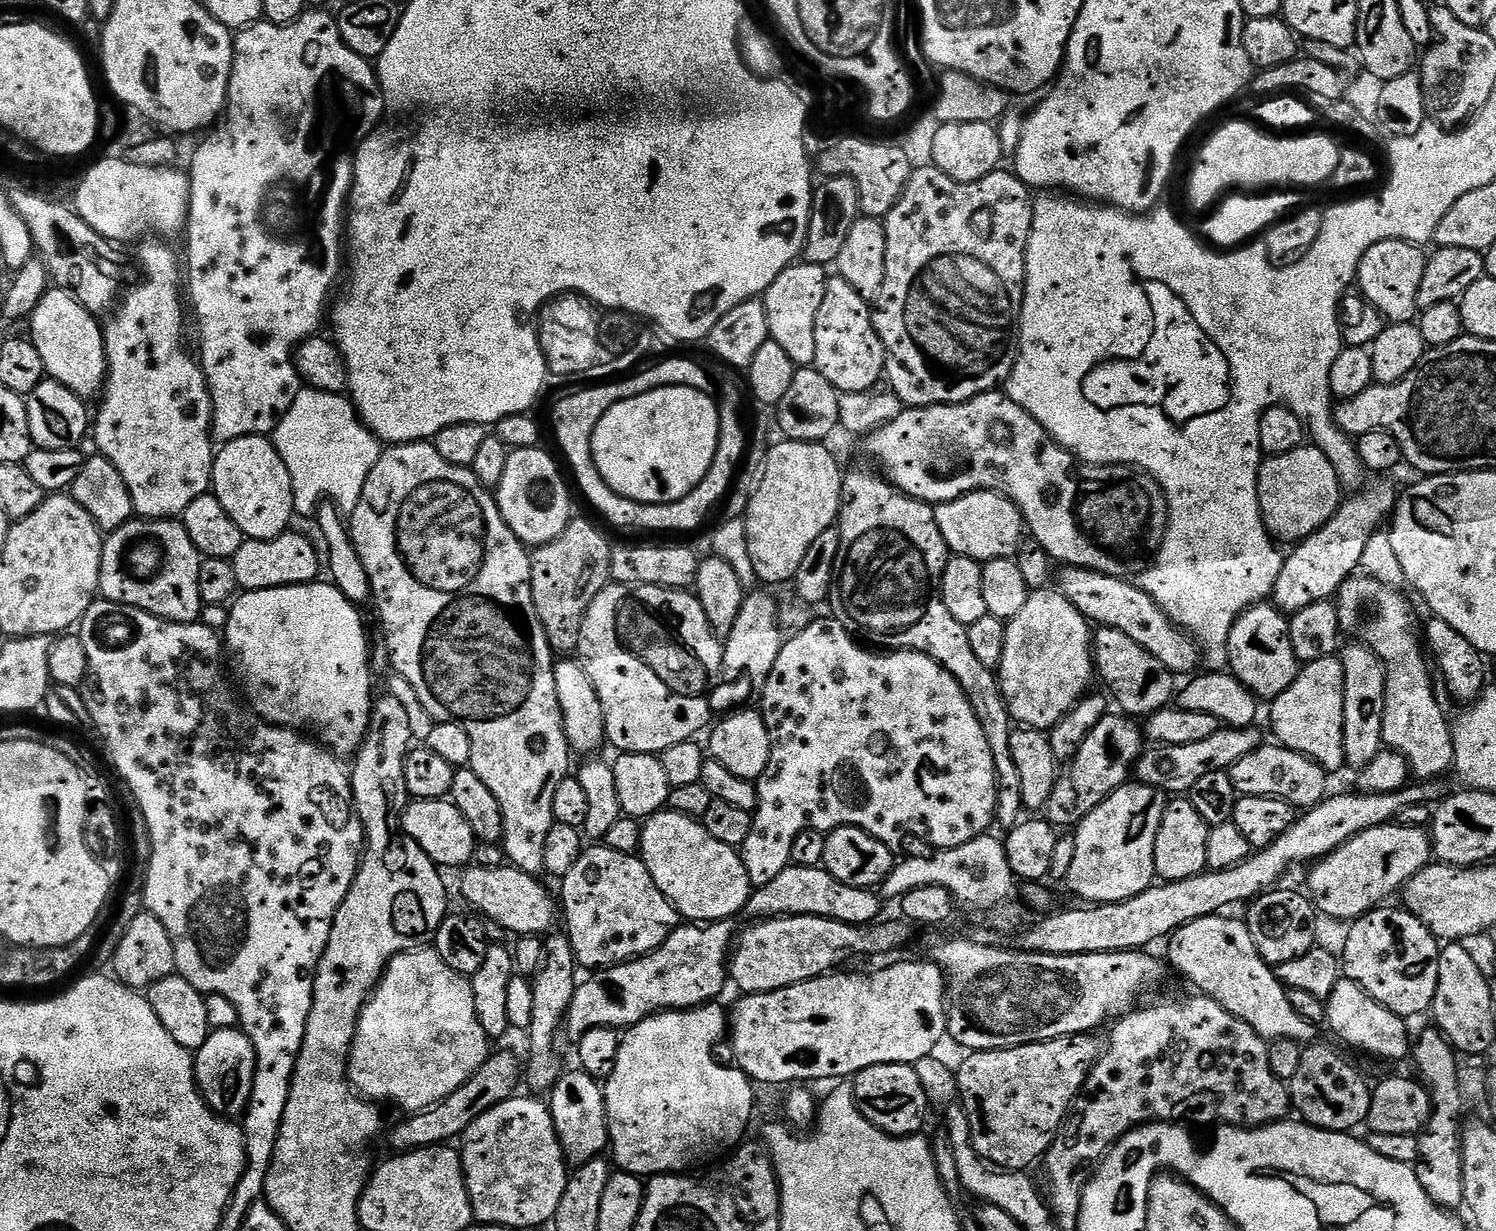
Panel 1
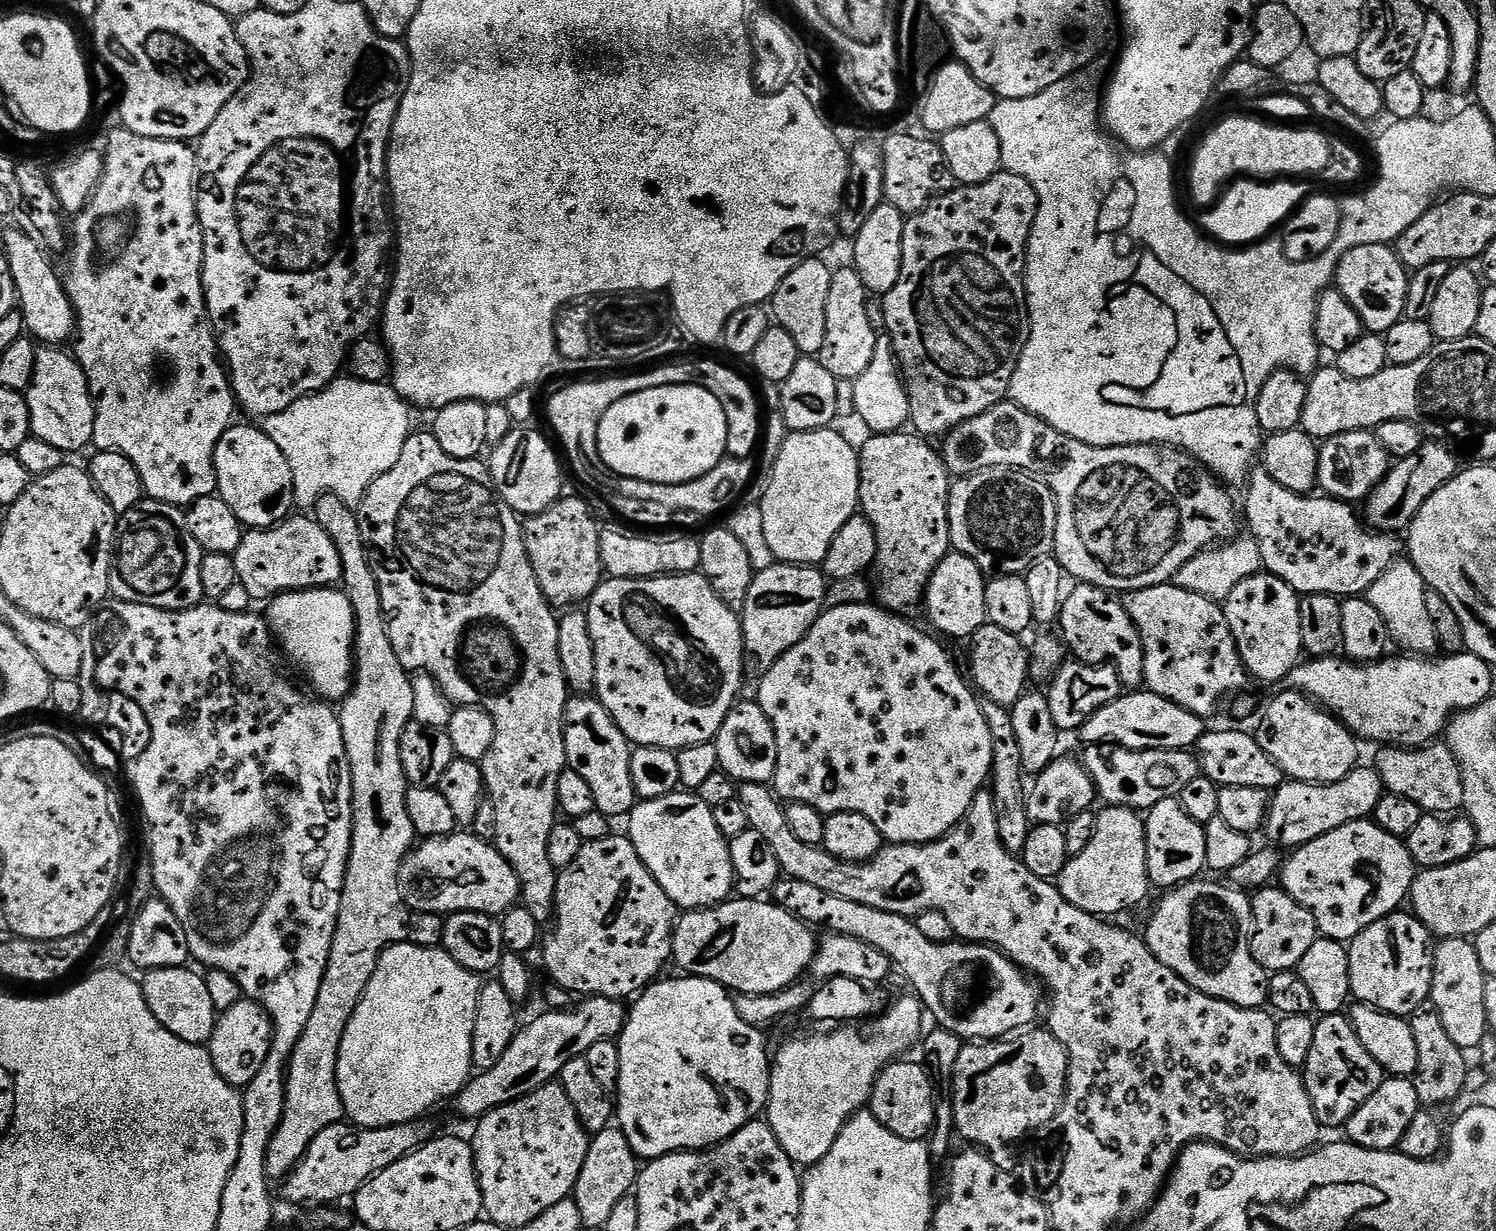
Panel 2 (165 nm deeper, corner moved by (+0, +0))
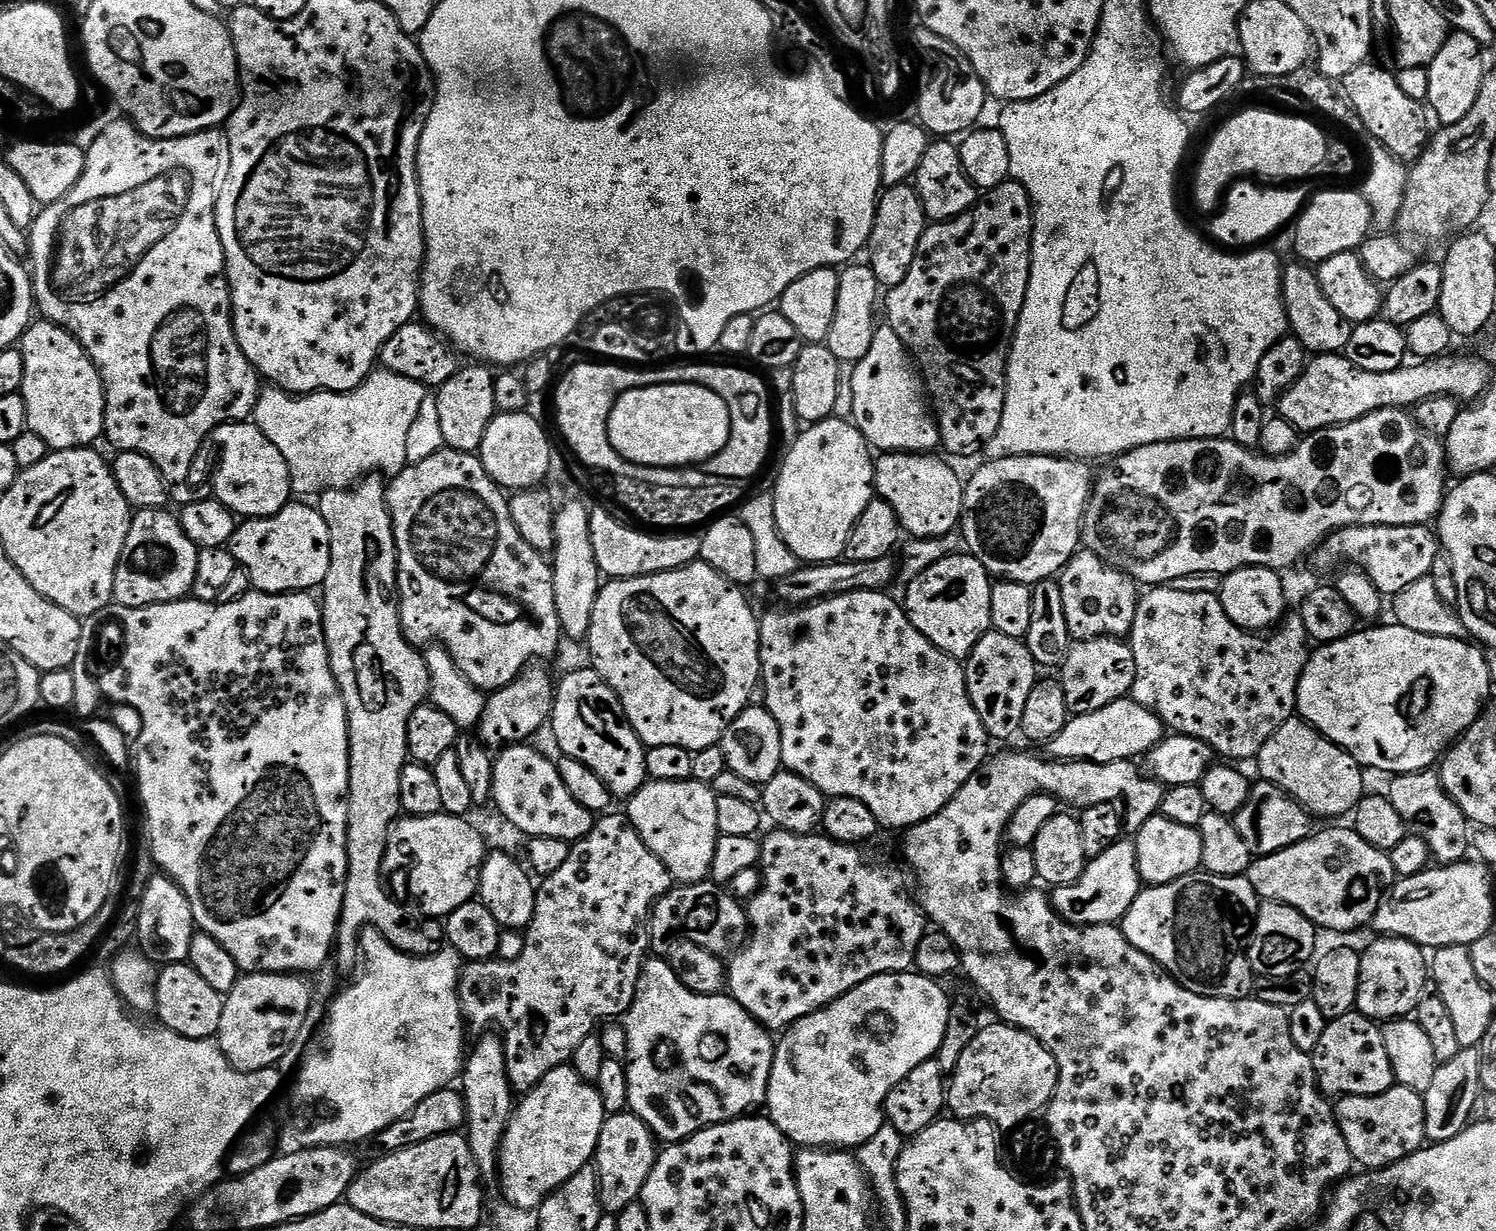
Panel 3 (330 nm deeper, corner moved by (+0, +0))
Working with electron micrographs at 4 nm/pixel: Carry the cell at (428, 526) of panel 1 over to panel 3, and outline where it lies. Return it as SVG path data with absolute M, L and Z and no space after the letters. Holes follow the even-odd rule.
M447 446L441 447L441 452L428 456L425 460L409 463L397 476L391 477L386 484L388 497L388 513L392 519L394 542L396 543L396 587L398 589L398 607L400 609L400 629L404 638L413 646L443 646L456 663L456 668L462 672L474 687L485 694L497 692L499 688L506 687L510 682L518 679L533 662L544 662L547 656L556 652L556 647L562 641L558 610L554 606L554 578L552 577L551 563L546 559L545 553L534 550L522 538L522 534L514 526L508 509L509 497L488 476L484 463L479 455L466 452L456 452Z

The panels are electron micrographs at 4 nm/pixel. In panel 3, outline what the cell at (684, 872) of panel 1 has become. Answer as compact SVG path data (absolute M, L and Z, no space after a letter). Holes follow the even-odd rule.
M652 780L645 782L627 801L628 812L626 818L634 826L634 830L646 842L646 846L666 866L673 881L677 885L703 884L709 879L716 841L721 834L718 830L718 806L716 805L716 793L711 787L697 780L683 780L682 782L662 782Z

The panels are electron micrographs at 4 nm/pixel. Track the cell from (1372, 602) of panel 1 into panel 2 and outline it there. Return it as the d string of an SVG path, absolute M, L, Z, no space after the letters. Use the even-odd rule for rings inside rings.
M1431 742L1417 748L1384 746L1379 750L1374 767L1391 795L1410 798L1424 814L1456 814L1463 809L1460 764L1447 743Z

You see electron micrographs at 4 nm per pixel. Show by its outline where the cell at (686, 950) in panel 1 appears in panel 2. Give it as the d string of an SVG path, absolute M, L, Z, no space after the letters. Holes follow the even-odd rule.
M590 996L579 1001L581 1004L577 1008L568 1008L565 1012L544 1012L541 1016L536 1016L528 1025L521 1027L517 1031L515 1038L506 1046L506 1054L498 1058L495 1066L490 1066L490 1070L473 1075L465 1084L462 1091L457 1092L454 1097L454 1105L471 1122L479 1121L480 1117L486 1115L490 1110L498 1106L506 1106L542 1086L553 1083L559 1077L562 1066L566 1062L578 1060L584 1057L586 1050L594 1046L594 1042L606 1042L616 1040L620 1032L624 1029L626 1019L626 1008L621 1001L602 998L601 996Z

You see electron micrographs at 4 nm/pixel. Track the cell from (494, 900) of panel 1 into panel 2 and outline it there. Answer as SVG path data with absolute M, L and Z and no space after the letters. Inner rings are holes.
M468 830L417 843L400 864L400 895L405 905L420 903L425 913L477 912L503 917L520 900L520 879L491 843Z

